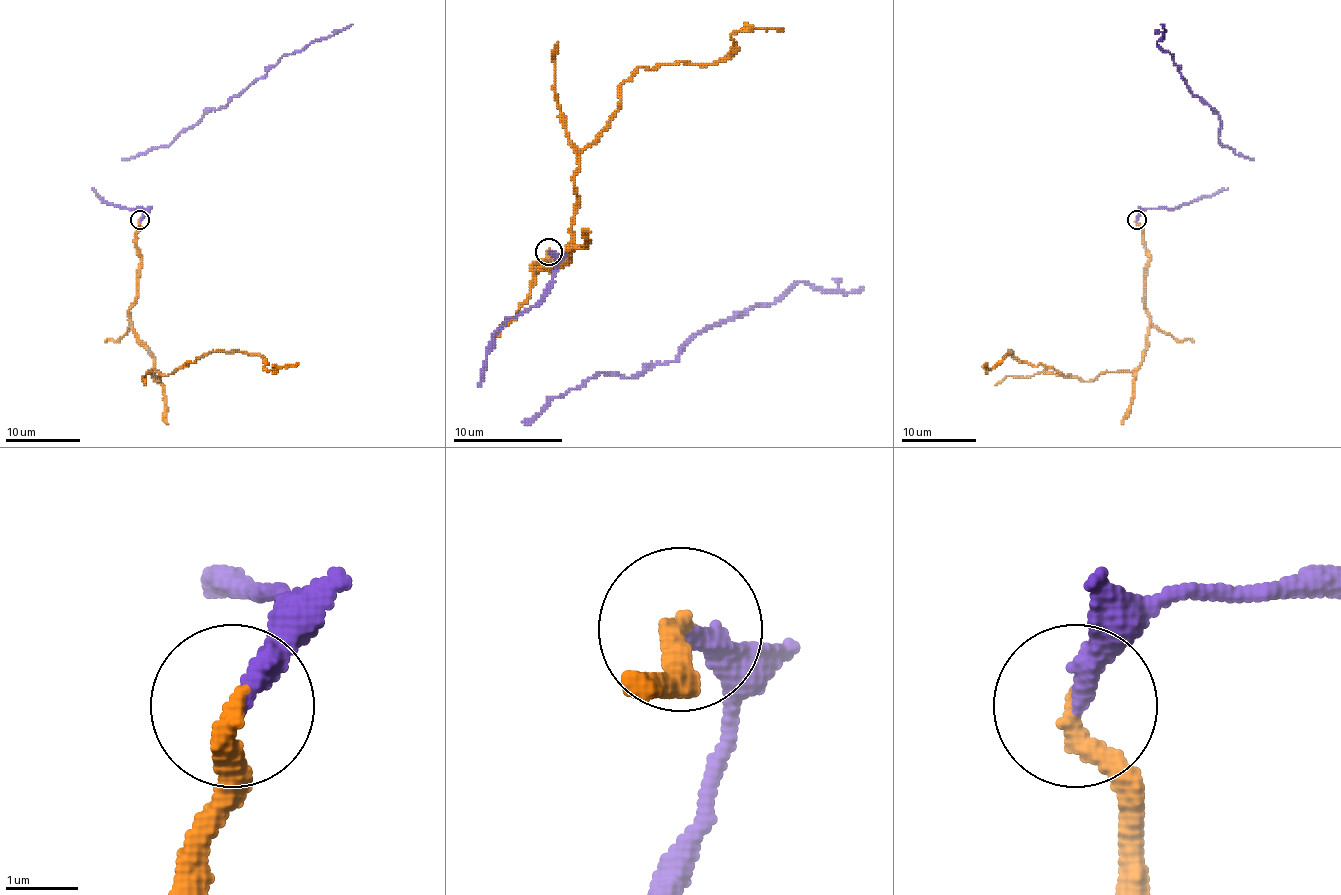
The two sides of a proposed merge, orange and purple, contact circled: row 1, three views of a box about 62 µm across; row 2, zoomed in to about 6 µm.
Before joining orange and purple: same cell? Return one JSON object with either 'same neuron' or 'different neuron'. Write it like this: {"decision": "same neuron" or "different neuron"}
{"decision": "same neuron"}

